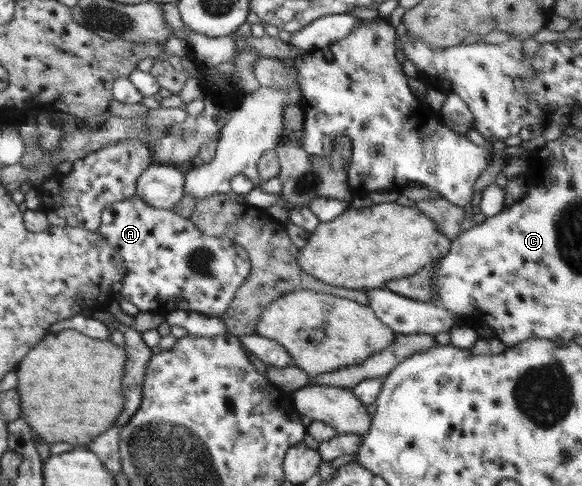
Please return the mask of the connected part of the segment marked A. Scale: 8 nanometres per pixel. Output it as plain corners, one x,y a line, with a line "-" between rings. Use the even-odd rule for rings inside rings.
137,195
105,207
97,231
107,238
107,243
119,253
126,267
123,288
118,298
130,301
141,312
182,309
221,317
240,285
247,279
252,266
247,252
243,247
232,243
231,239
205,235
195,228
191,220
173,212
173,209
153,208

